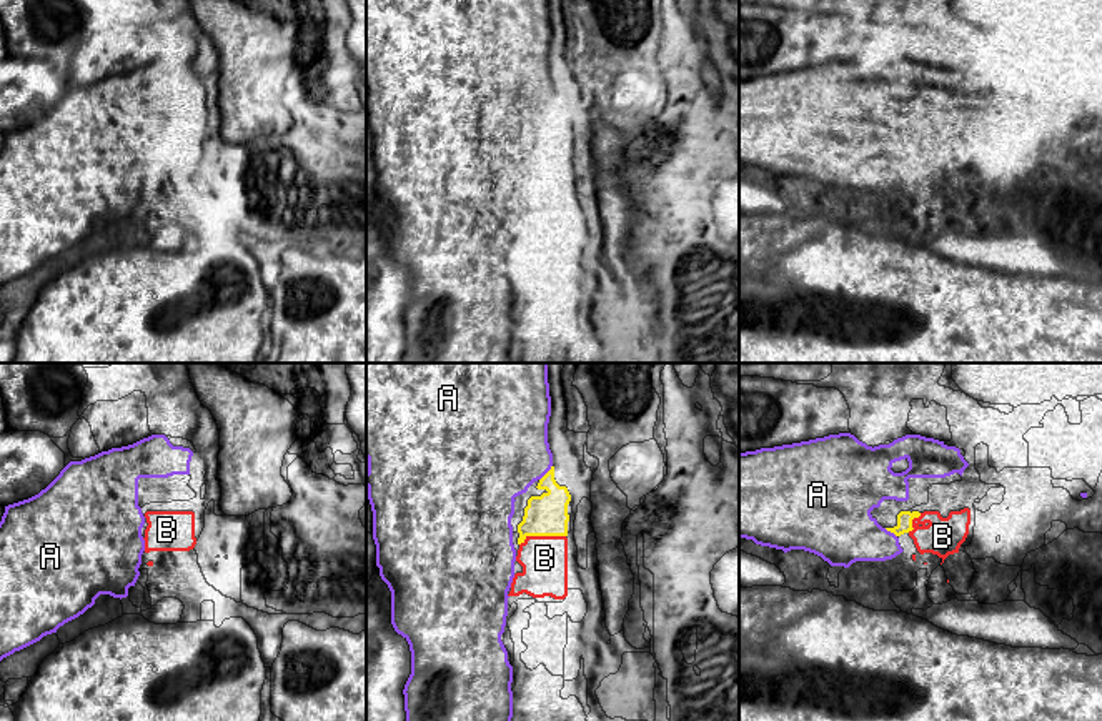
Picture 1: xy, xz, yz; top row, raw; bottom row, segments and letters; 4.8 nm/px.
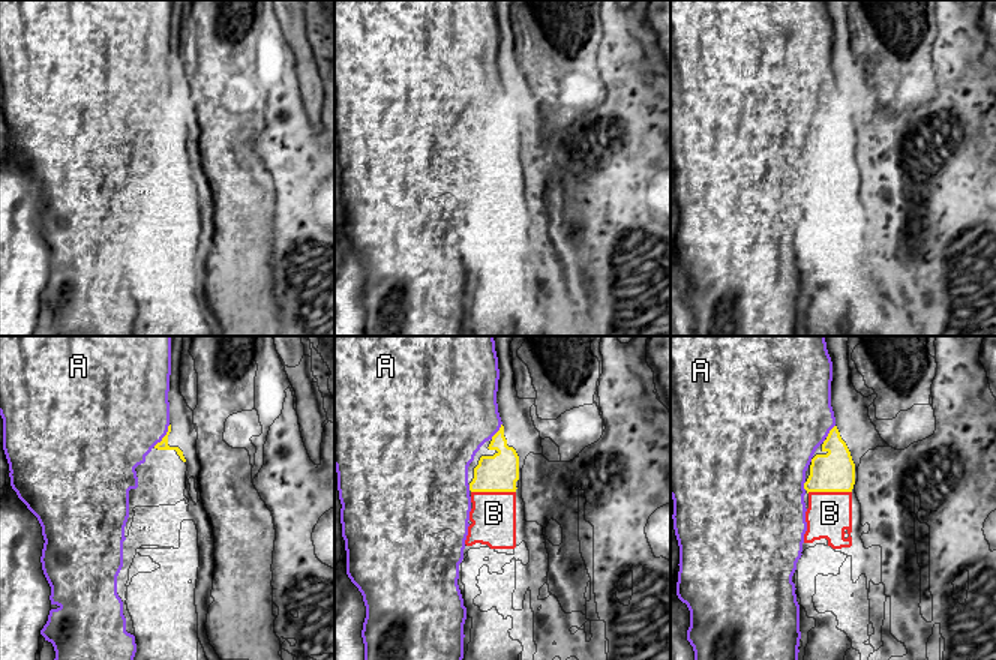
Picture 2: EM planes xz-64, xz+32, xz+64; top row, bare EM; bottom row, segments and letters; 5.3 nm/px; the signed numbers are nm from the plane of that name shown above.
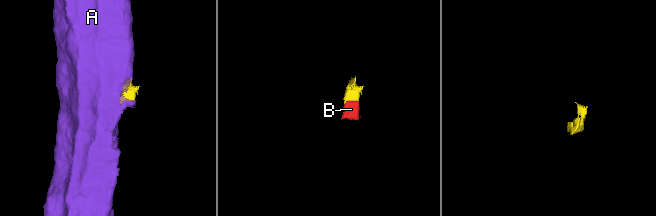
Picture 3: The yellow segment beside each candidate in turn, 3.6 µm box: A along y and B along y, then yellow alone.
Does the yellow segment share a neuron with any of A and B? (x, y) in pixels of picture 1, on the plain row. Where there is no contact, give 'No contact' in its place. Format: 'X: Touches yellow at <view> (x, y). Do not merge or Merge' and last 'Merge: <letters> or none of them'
A: Touches yellow at xz (546, 100). Do not merge
B: Touches yellow at xz (541, 162). Merge
Merge: B

